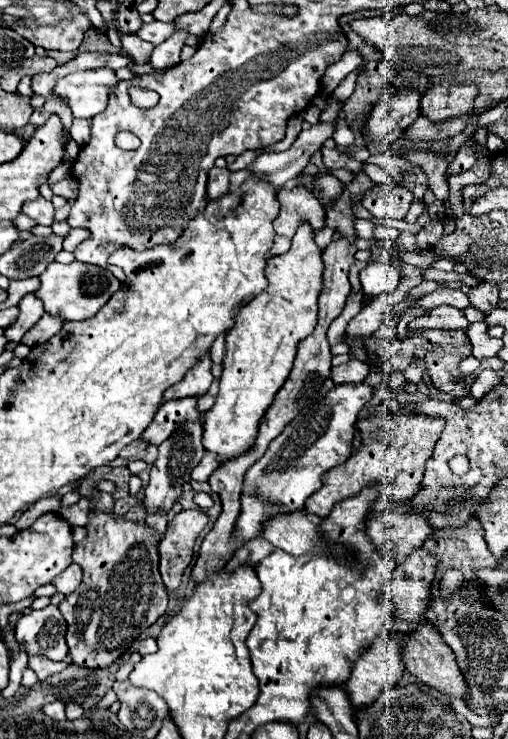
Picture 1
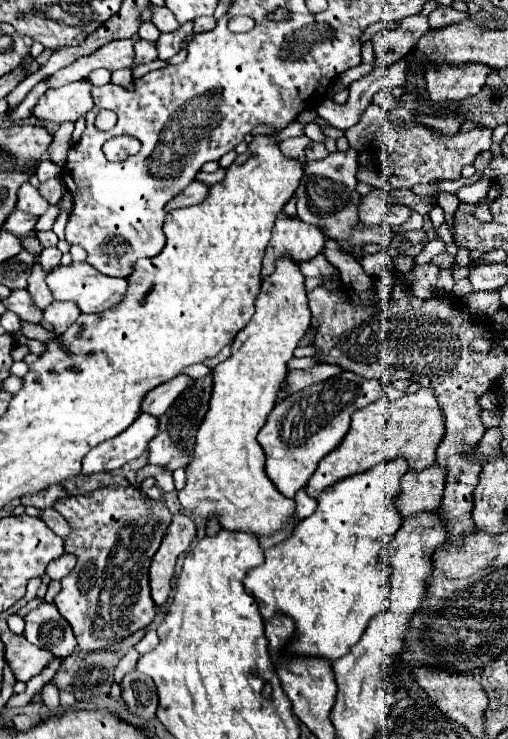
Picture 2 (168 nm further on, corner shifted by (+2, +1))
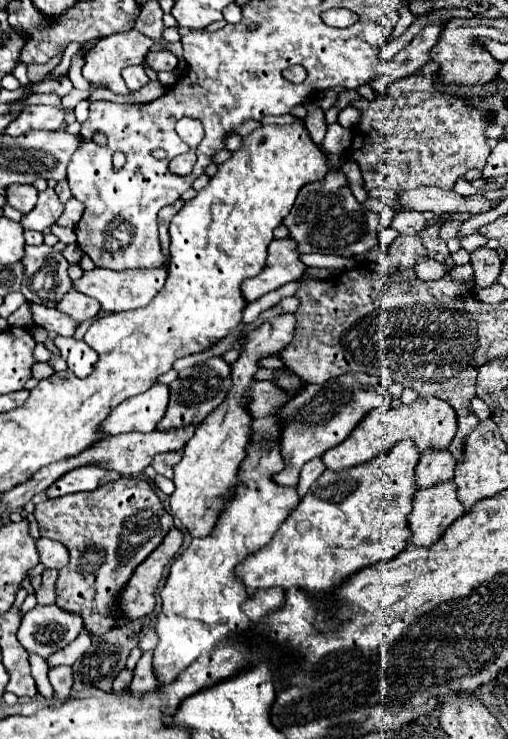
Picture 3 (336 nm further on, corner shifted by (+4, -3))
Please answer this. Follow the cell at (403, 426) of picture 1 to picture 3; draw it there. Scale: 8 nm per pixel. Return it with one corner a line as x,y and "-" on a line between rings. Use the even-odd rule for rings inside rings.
418,397
410,405
400,405
398,409
388,409
388,411
378,411
374,409
368,413
368,417
352,431
352,437
348,437
344,443
340,443
336,449
328,449
324,453
324,463
332,471
342,471
360,463
370,461
378,453
392,449
398,441
402,439
412,439
420,451
424,449
446,449
456,435
458,423
456,423
456,411
452,405
438,397

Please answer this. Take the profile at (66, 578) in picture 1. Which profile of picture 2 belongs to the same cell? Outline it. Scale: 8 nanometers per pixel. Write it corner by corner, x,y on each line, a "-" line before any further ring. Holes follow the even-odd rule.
64,553
58,561
52,561
46,567
46,573
52,577
52,581
62,581
66,575
70,575
74,565
76,565
76,557
70,553

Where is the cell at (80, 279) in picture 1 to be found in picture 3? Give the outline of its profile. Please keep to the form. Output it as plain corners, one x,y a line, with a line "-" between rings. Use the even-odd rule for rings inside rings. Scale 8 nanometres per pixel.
96,267
92,271
84,271
82,279
74,281
74,287
80,289
80,293
94,297
100,301
104,311
130,311
130,309
138,309
144,307
152,301
152,297
164,287
166,283
166,267
160,269
124,269
124,271
112,271
112,269
104,269
104,267

